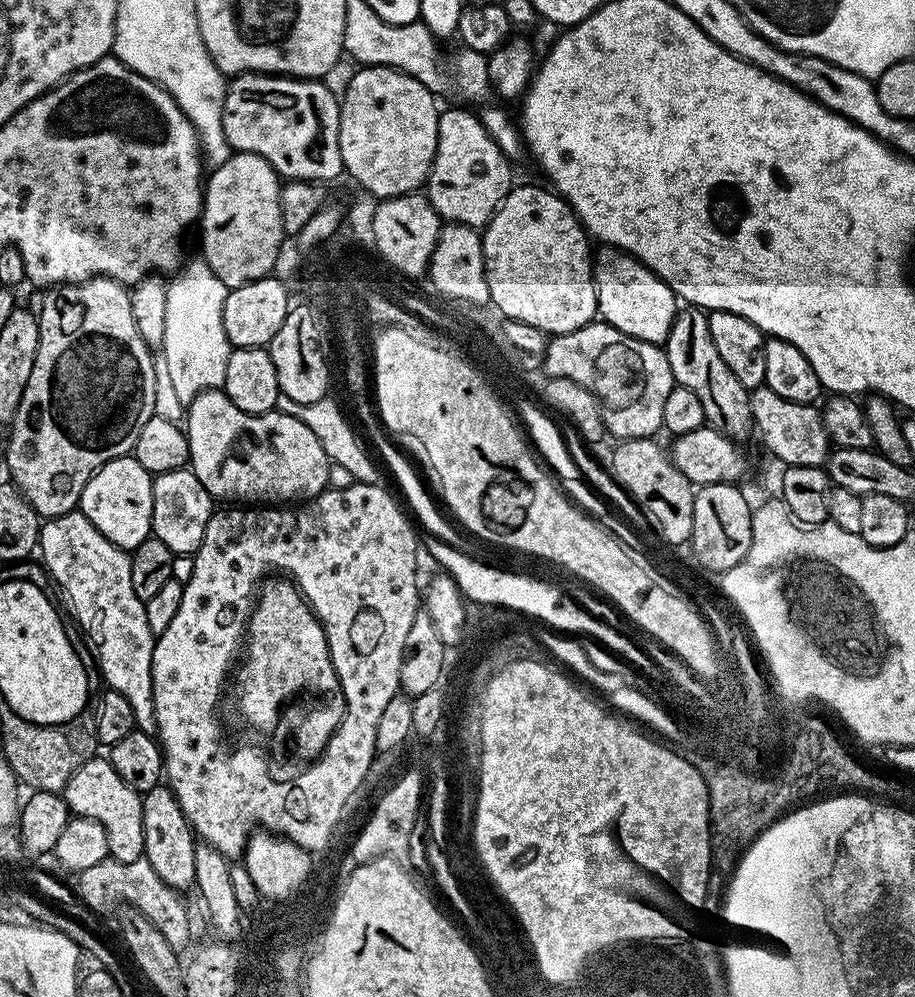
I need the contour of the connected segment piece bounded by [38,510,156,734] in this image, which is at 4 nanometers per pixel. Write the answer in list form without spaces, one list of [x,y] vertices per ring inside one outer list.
[[[77,510],[75,512],[67,512],[61,516],[53,516],[45,519],[40,526],[40,543],[38,545],[39,555],[44,555],[42,559],[43,567],[53,581],[60,583],[62,591],[68,595],[68,600],[72,603],[72,612],[76,615],[75,623],[78,625],[81,633],[86,637],[87,643],[94,649],[95,663],[98,665],[99,675],[102,677],[103,683],[107,685],[111,691],[122,694],[122,698],[126,698],[126,702],[130,702],[130,710],[134,710],[134,722],[139,731],[149,734],[156,731],[156,719],[154,718],[154,698],[152,697],[152,651],[156,645],[152,631],[150,630],[150,622],[146,622],[146,610],[144,609],[145,601],[138,598],[138,594],[134,594],[134,586],[130,583],[130,562],[131,555],[125,549],[120,548],[114,542],[110,542],[103,536],[94,526],[94,522],[90,522],[90,518],[86,518],[83,512]]]

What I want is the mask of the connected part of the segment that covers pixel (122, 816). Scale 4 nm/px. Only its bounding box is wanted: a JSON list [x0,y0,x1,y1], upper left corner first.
[62,758,144,862]

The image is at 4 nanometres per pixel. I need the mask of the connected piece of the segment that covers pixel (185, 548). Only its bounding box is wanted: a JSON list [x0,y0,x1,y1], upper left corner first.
[152,467,214,554]

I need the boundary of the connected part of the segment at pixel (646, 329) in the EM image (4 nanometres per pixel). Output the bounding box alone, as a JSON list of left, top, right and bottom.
[592,246,678,345]

